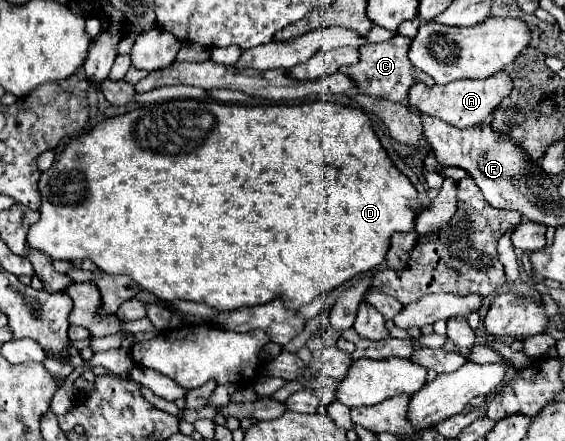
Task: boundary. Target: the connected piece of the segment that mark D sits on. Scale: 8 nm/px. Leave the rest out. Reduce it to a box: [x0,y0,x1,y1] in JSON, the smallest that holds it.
[28,99,420,311]

